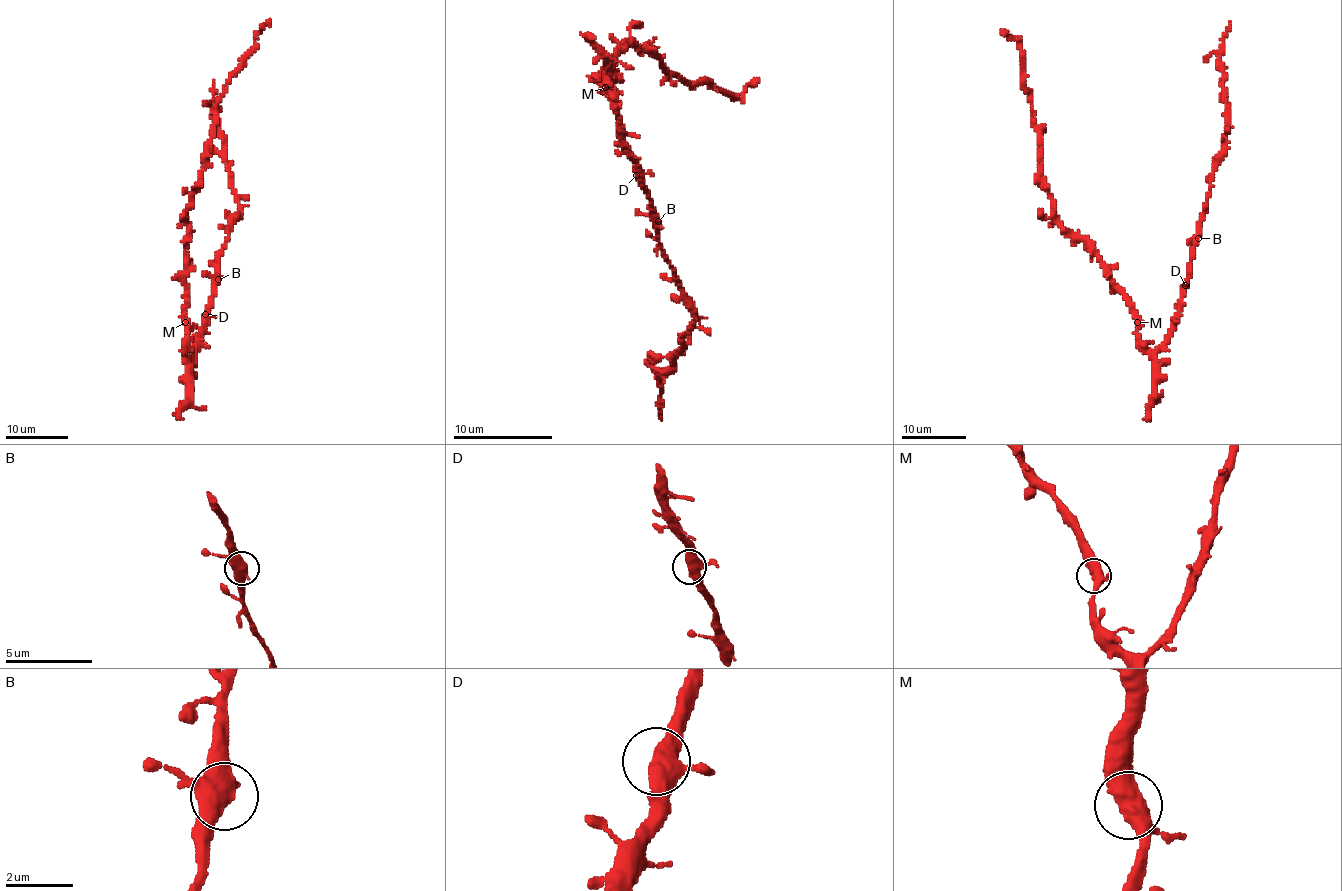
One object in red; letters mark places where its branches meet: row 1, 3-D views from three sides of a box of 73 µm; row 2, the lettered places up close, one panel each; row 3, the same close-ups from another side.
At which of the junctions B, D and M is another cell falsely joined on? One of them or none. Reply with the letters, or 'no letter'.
no letter

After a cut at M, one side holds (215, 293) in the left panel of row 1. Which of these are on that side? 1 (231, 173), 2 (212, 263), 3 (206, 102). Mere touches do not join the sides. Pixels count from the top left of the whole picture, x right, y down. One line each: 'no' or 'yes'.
1: yes
2: yes
3: yes

